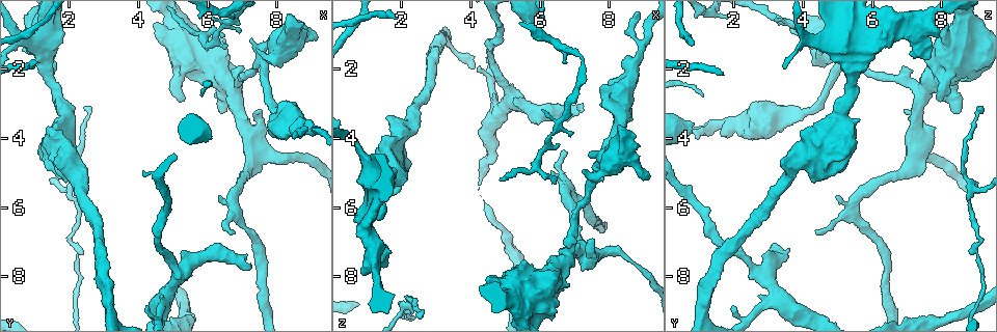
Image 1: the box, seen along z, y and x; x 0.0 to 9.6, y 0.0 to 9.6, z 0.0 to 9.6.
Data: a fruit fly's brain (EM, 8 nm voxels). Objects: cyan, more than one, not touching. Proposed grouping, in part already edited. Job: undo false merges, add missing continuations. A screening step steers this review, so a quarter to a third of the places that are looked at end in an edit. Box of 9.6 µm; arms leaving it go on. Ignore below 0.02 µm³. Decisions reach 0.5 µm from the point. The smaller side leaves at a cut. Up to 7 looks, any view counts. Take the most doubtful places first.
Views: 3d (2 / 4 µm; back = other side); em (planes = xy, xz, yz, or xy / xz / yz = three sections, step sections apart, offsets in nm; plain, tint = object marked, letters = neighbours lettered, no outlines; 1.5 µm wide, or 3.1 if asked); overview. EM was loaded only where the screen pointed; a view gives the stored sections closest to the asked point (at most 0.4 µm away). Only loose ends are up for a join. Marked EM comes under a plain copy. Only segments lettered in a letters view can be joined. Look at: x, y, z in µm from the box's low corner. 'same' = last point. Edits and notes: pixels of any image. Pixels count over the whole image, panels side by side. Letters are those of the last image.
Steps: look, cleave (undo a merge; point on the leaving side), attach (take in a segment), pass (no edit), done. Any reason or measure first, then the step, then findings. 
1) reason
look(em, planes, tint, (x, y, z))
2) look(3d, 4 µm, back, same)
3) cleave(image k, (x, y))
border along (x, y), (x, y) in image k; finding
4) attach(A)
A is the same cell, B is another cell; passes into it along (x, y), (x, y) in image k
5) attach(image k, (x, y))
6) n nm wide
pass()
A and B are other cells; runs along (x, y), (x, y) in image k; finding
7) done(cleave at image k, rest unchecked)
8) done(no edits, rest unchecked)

an open end
look(3d, 4 µm, (6.85, 0.95, 3.95))

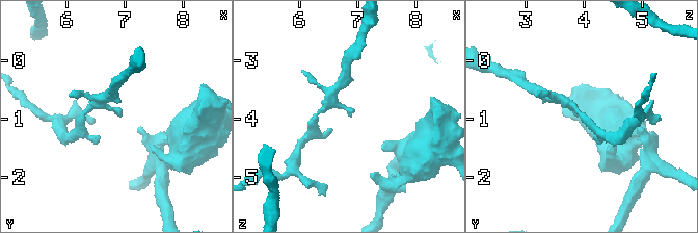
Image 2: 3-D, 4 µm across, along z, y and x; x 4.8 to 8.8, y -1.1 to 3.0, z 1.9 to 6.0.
need the tissue
look(em, planes, letters, (6.90, 0.90, 3.95))

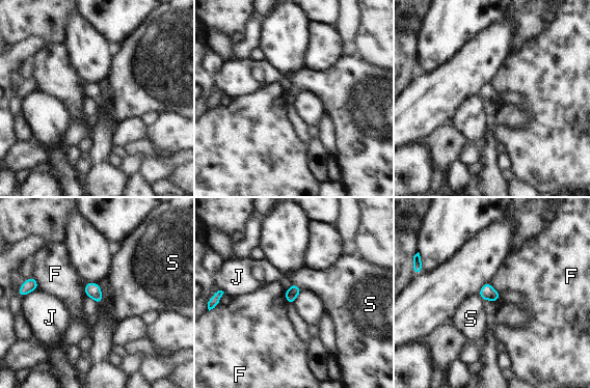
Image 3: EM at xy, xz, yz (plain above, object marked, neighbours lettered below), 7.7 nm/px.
100 nm wide
pass()
F, J and S are other cells; border along (86, 281), (84, 287), (85, 296) in image 3; none of them fits

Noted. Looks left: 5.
free end
look(em, planes, letters, (7.85, 3.85, 2.80))

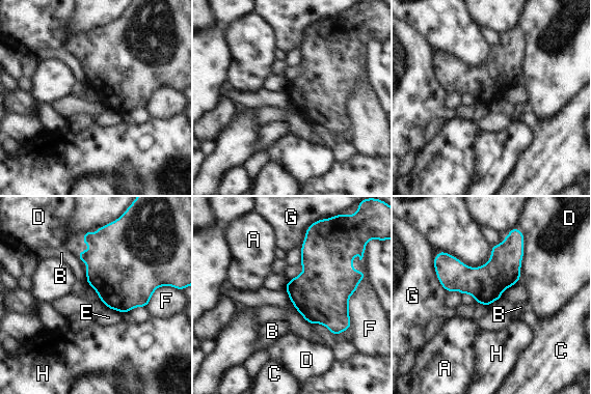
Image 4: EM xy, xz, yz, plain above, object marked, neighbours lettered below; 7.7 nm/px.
pass()
A, B, C, D, E, F, G and H are other cells; border along (106, 306), (124, 314) in image 4; no lettered segment goes on from it

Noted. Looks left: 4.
three arms meet
look(em, planes, tint, (2.05, 5.35, 8.85))

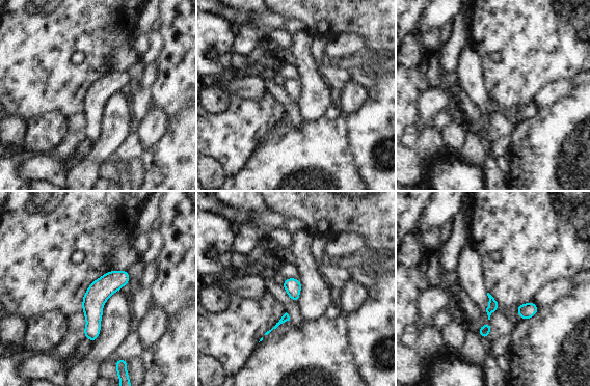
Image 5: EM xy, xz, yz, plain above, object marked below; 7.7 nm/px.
look(em, planes, letters, same)

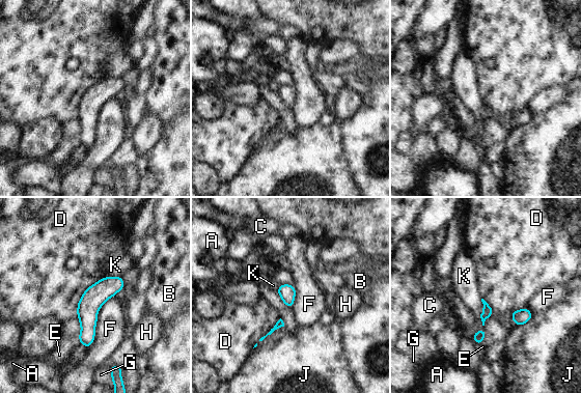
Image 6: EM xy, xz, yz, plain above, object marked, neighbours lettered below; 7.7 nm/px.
80 nm wide
pass()
A, B, C, D, E, F, G, H, J and K are other cells; continuous, no second neuron

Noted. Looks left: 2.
done(no edits, rest unchecked)

